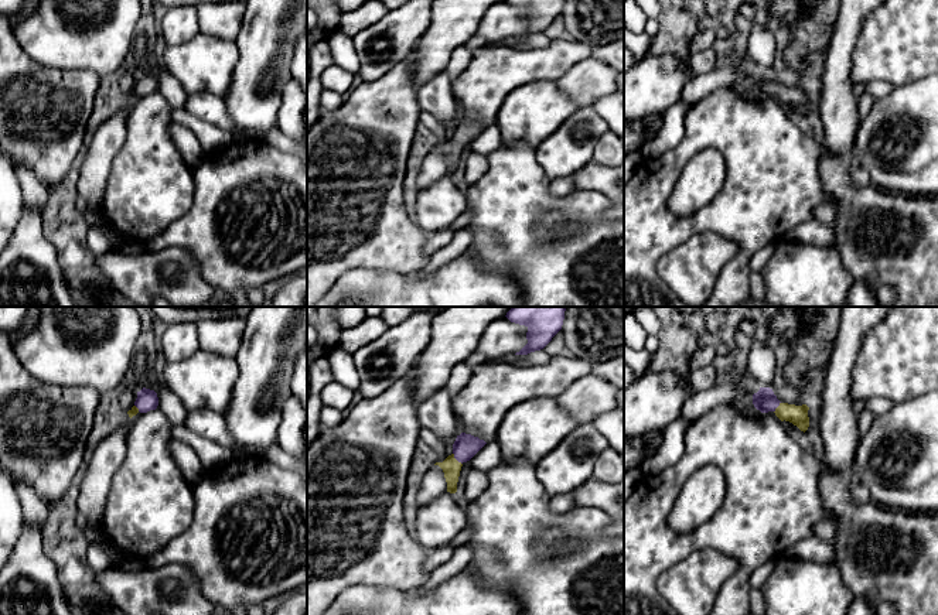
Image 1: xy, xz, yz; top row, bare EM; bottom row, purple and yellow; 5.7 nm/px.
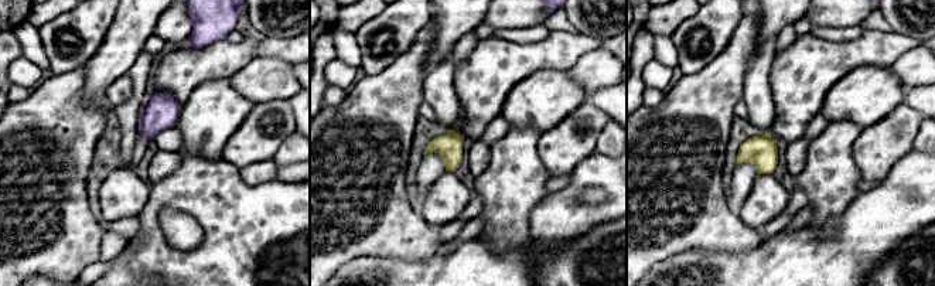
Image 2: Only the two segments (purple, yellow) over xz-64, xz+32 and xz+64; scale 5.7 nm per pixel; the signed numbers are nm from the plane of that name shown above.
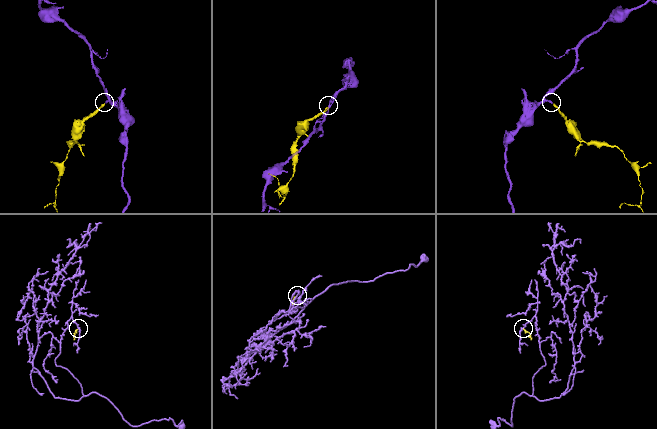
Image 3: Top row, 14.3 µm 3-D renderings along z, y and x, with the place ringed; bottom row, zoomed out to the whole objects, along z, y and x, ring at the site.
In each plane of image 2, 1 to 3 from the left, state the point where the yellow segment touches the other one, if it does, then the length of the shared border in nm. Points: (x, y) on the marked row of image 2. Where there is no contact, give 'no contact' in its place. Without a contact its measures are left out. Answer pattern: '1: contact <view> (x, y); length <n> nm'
1: no contact
2: no contact
3: no contact

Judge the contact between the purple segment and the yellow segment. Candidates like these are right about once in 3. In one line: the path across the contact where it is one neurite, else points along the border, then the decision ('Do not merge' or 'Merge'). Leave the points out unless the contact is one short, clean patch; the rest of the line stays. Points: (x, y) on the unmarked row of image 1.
Path across: xz (466, 129), (456, 142), (450, 149). Merge

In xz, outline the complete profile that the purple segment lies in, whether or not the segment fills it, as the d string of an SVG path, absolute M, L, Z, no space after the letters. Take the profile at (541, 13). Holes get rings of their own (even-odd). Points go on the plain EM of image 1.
M506 0L511 6L528 11L528 27L515 38L528 38L543 33L562 13L564 0Z

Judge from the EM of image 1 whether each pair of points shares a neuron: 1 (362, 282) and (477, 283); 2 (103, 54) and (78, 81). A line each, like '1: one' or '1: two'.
1: one
2: two

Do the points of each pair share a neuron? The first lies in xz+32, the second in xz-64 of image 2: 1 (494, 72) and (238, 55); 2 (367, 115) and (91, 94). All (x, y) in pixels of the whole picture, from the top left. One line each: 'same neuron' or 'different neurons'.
1: same neuron
2: different neurons

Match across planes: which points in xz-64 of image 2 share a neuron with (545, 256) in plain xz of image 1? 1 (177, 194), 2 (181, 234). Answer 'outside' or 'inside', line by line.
1: inside
2: outside

